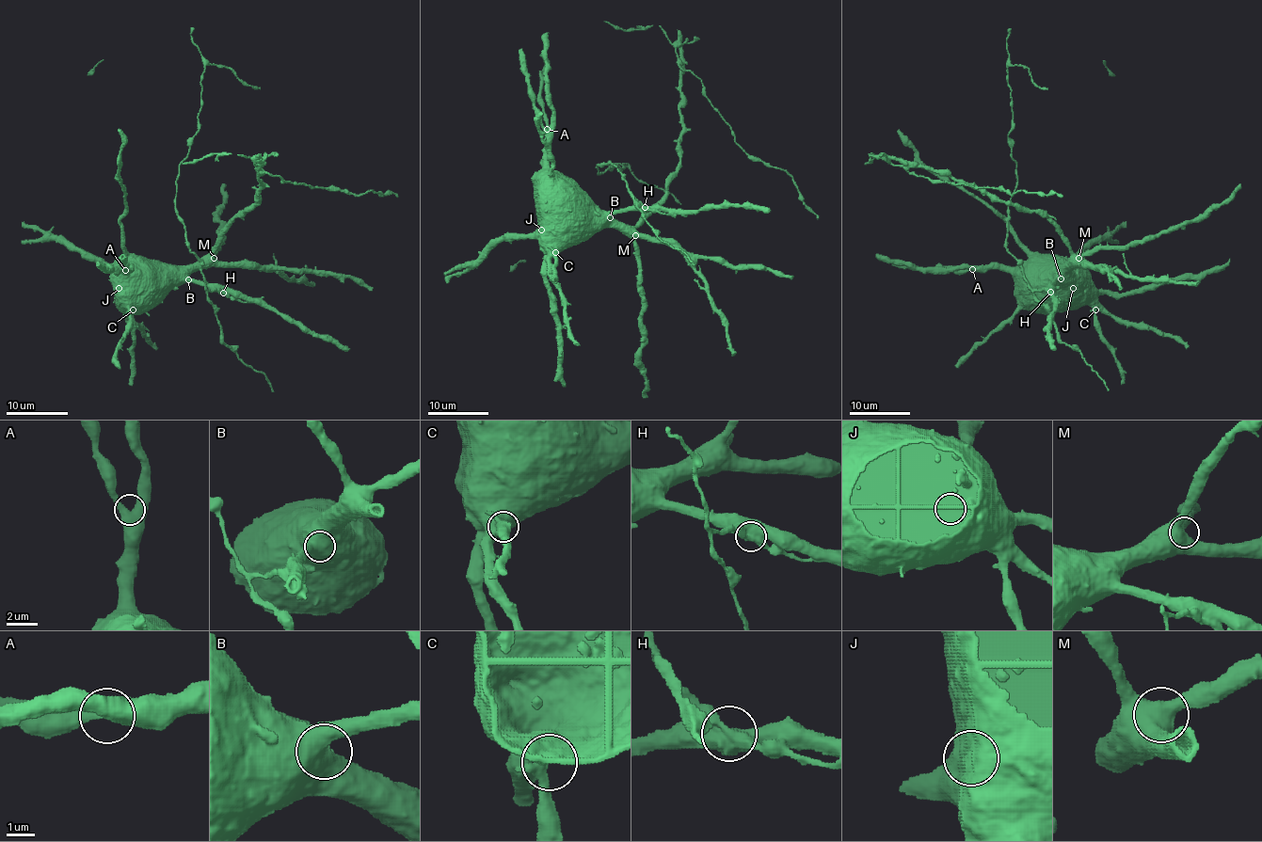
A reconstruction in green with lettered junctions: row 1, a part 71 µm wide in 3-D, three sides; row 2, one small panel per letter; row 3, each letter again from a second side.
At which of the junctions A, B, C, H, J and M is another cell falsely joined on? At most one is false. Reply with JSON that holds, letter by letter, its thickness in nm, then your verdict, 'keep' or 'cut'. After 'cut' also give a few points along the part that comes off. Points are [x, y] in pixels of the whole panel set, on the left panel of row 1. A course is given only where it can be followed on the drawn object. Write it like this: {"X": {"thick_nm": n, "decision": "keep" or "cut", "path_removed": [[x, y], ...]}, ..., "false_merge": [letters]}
{"A": {"thick_nm": 550, "decision": "keep"}, "B": {"thick_nm": 600, "decision": "keep"}, "C": {"thick_nm": 440, "decision": "keep"}, "H": {"thick_nm": 650, "decision": "keep"}, "J": {"thick_nm": 700, "decision": "keep"}, "M": {"thick_nm": 600, "decision": "keep"}, "false_merge": []}

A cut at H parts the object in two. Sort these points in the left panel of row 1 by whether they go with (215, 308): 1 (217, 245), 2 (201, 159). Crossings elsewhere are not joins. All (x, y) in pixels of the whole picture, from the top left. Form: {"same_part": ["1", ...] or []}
{"same_part": []}

